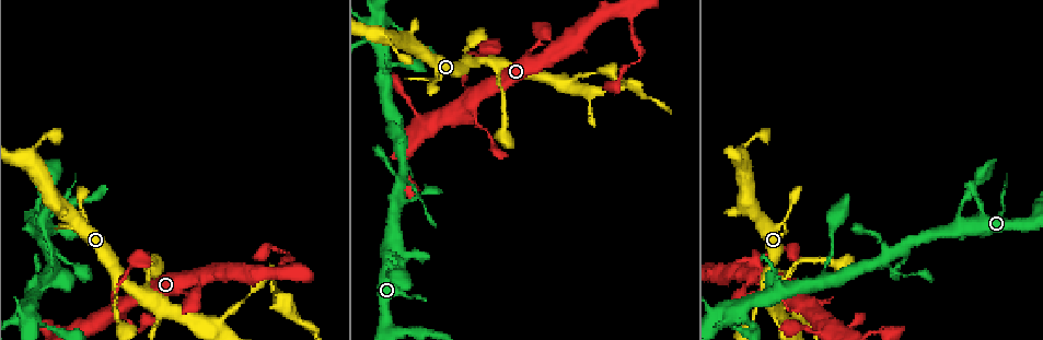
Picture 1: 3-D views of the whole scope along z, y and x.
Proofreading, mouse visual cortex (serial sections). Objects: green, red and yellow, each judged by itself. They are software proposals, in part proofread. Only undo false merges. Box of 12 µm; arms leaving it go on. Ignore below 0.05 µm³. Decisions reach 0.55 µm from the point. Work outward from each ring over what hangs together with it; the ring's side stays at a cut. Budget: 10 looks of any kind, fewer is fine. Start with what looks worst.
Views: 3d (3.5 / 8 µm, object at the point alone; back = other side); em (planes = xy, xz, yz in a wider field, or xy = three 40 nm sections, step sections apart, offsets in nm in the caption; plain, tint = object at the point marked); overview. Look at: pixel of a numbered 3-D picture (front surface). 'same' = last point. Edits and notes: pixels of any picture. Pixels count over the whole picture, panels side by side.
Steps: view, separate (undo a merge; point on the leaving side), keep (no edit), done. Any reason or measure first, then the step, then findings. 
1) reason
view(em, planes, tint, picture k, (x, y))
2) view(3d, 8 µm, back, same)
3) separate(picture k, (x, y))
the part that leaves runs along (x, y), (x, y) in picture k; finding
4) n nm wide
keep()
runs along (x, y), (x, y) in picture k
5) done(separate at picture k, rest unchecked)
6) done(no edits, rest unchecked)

three-way junction
view(3d, 3.5 µm, back, picture 1, (470, 62))

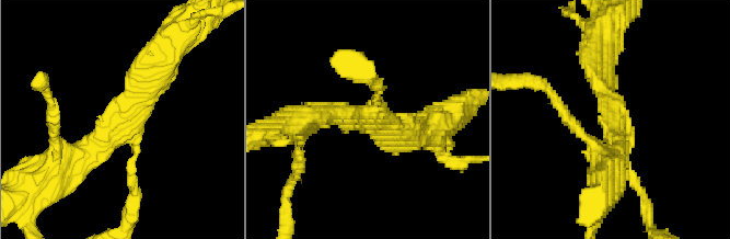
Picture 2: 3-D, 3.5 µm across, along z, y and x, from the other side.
3 arms; arms of 100, 300, 400 nm
keep()
runs along (163, 59), (132, 106), (65, 163) in picture 2; all the same cell

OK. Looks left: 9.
abrupt turn
view(3d, 3.5 µm, picture 1, (961, 220))

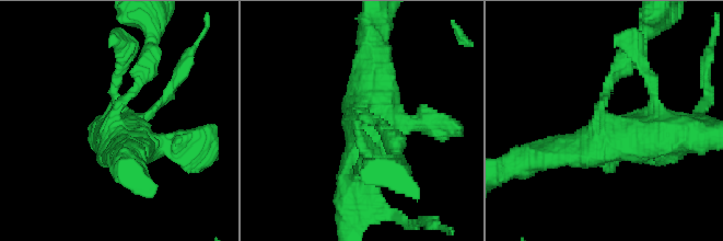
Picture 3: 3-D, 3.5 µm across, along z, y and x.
view(em, xy, step 5, tint, picture 3, (114, 119))

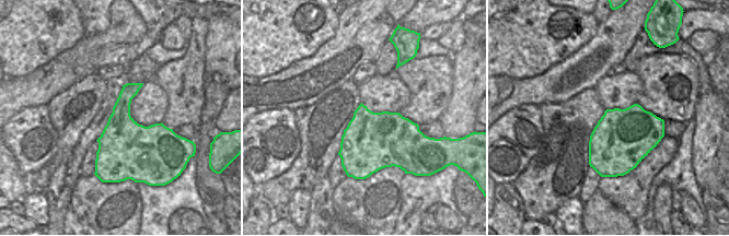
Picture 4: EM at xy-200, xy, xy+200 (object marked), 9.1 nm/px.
500 nm wide
keep()
runs along (685, 129), (547, 153) in picture 3; all the same cell

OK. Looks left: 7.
view(3d, 3.5 µm, back, picture 1, (881, 247))

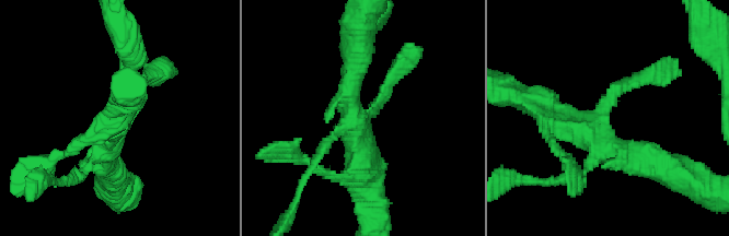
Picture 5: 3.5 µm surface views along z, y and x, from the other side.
need the tissue
view(em, xy, step 5, tint, picture 5, (604, 111))

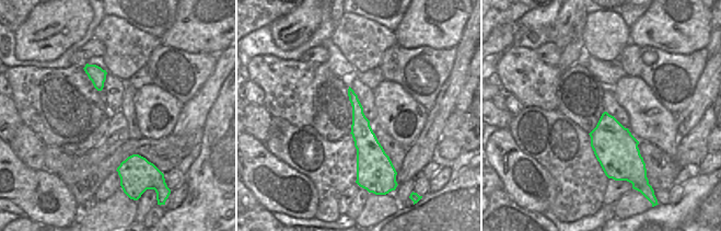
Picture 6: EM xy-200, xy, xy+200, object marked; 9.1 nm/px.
keep()
runs along (551, 110), (585, 131), (615, 87), (649, 74) in picture 5; one cell here

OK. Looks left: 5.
two arms in line, one across
view(3d, 3.5 µm, picture 1, (273, 273))

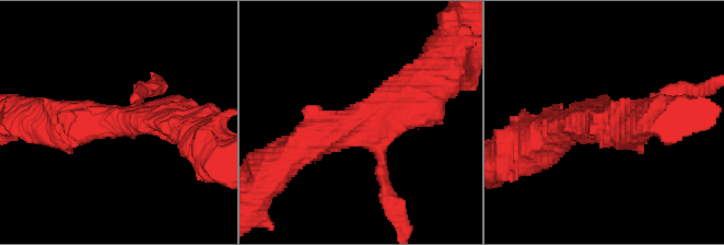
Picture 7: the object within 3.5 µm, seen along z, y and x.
3 arms; arms of 150, 450, 600 nm; shape alone is not enough
view(em, xy, step 1, tint, picture 7, (116, 122))

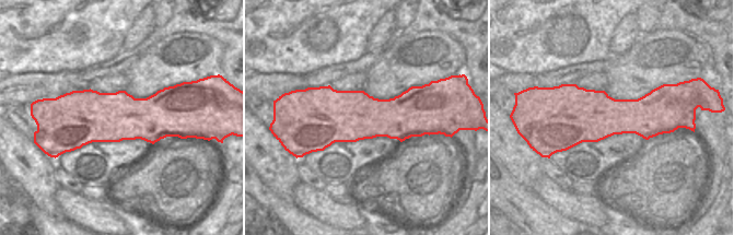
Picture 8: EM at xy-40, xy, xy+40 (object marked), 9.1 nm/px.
cut it another way
view(em, xy, step 2, tint, same)

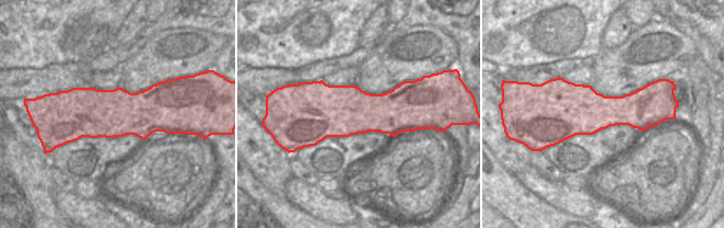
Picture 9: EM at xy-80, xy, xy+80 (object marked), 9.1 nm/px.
keep()
runs along (295, 151), (352, 126), (380, 151), (383, 190) in picture 7; one cell here

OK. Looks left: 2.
done(no edits, rest unchecked)

